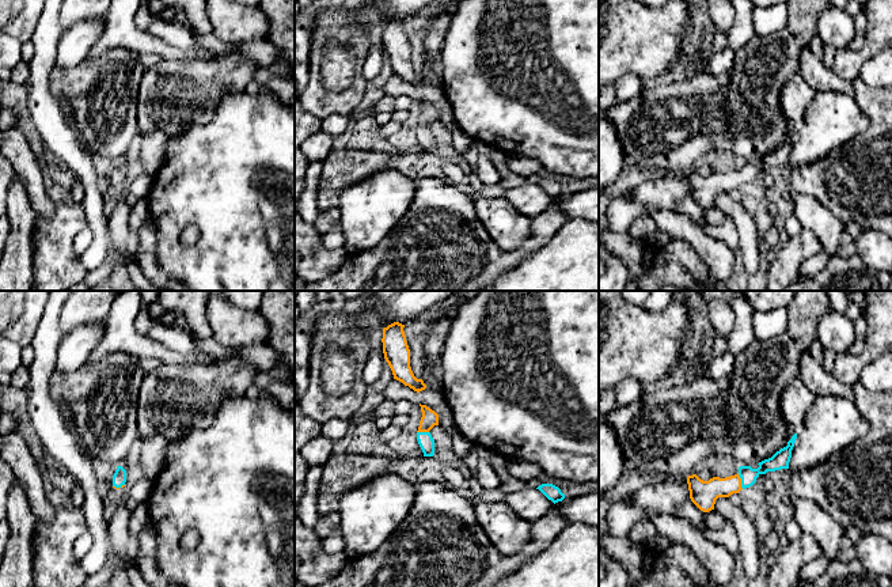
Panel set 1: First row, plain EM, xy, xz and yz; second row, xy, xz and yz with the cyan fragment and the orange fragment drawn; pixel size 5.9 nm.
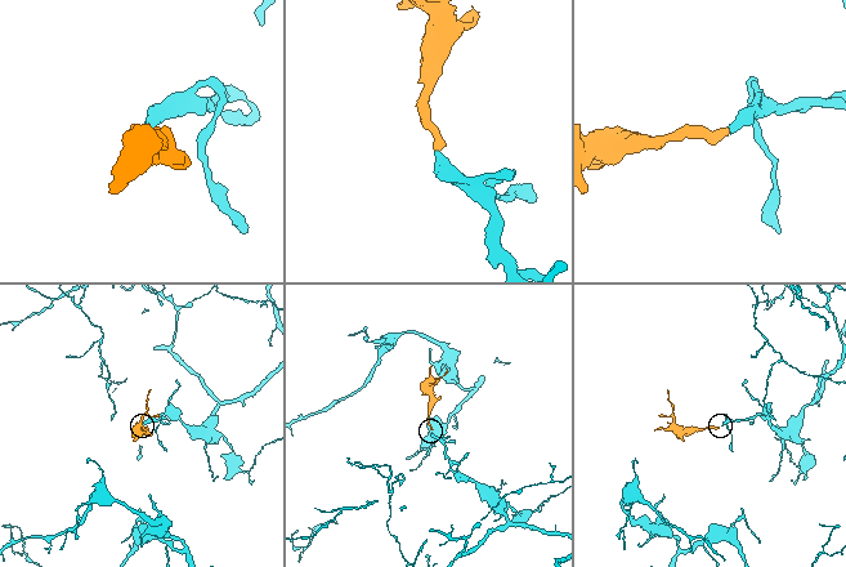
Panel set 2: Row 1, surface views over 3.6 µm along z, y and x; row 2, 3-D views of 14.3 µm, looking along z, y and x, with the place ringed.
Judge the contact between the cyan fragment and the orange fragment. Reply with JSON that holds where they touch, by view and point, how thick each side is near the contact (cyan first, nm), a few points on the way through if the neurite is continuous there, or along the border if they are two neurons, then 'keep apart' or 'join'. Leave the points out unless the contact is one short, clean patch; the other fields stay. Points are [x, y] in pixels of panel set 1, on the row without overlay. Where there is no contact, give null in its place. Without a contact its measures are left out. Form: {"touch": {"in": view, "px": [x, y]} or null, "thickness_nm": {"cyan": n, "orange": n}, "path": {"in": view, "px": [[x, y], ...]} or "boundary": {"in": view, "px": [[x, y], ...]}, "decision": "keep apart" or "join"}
{"touch": {"in": "yz", "px": [741, 177]}, "thickness_nm": {"cyan": 100, "orange": 160}, "path": {"in": "yz", "px": [[778, 156], [766, 161], [741, 177], [716, 182], [703, 189]]}, "decision": "join"}

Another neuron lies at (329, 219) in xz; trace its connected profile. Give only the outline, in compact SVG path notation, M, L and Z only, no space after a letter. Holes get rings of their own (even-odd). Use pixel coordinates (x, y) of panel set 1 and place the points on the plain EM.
M338 208L320 211L316 217L315 230L318 231L318 234L323 236L329 231L339 226L339 220L341 220L341 213Z

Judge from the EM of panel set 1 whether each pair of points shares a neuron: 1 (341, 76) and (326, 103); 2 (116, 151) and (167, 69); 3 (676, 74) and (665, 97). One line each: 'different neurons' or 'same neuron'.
1: different neurons
2: different neurons
3: different neurons

